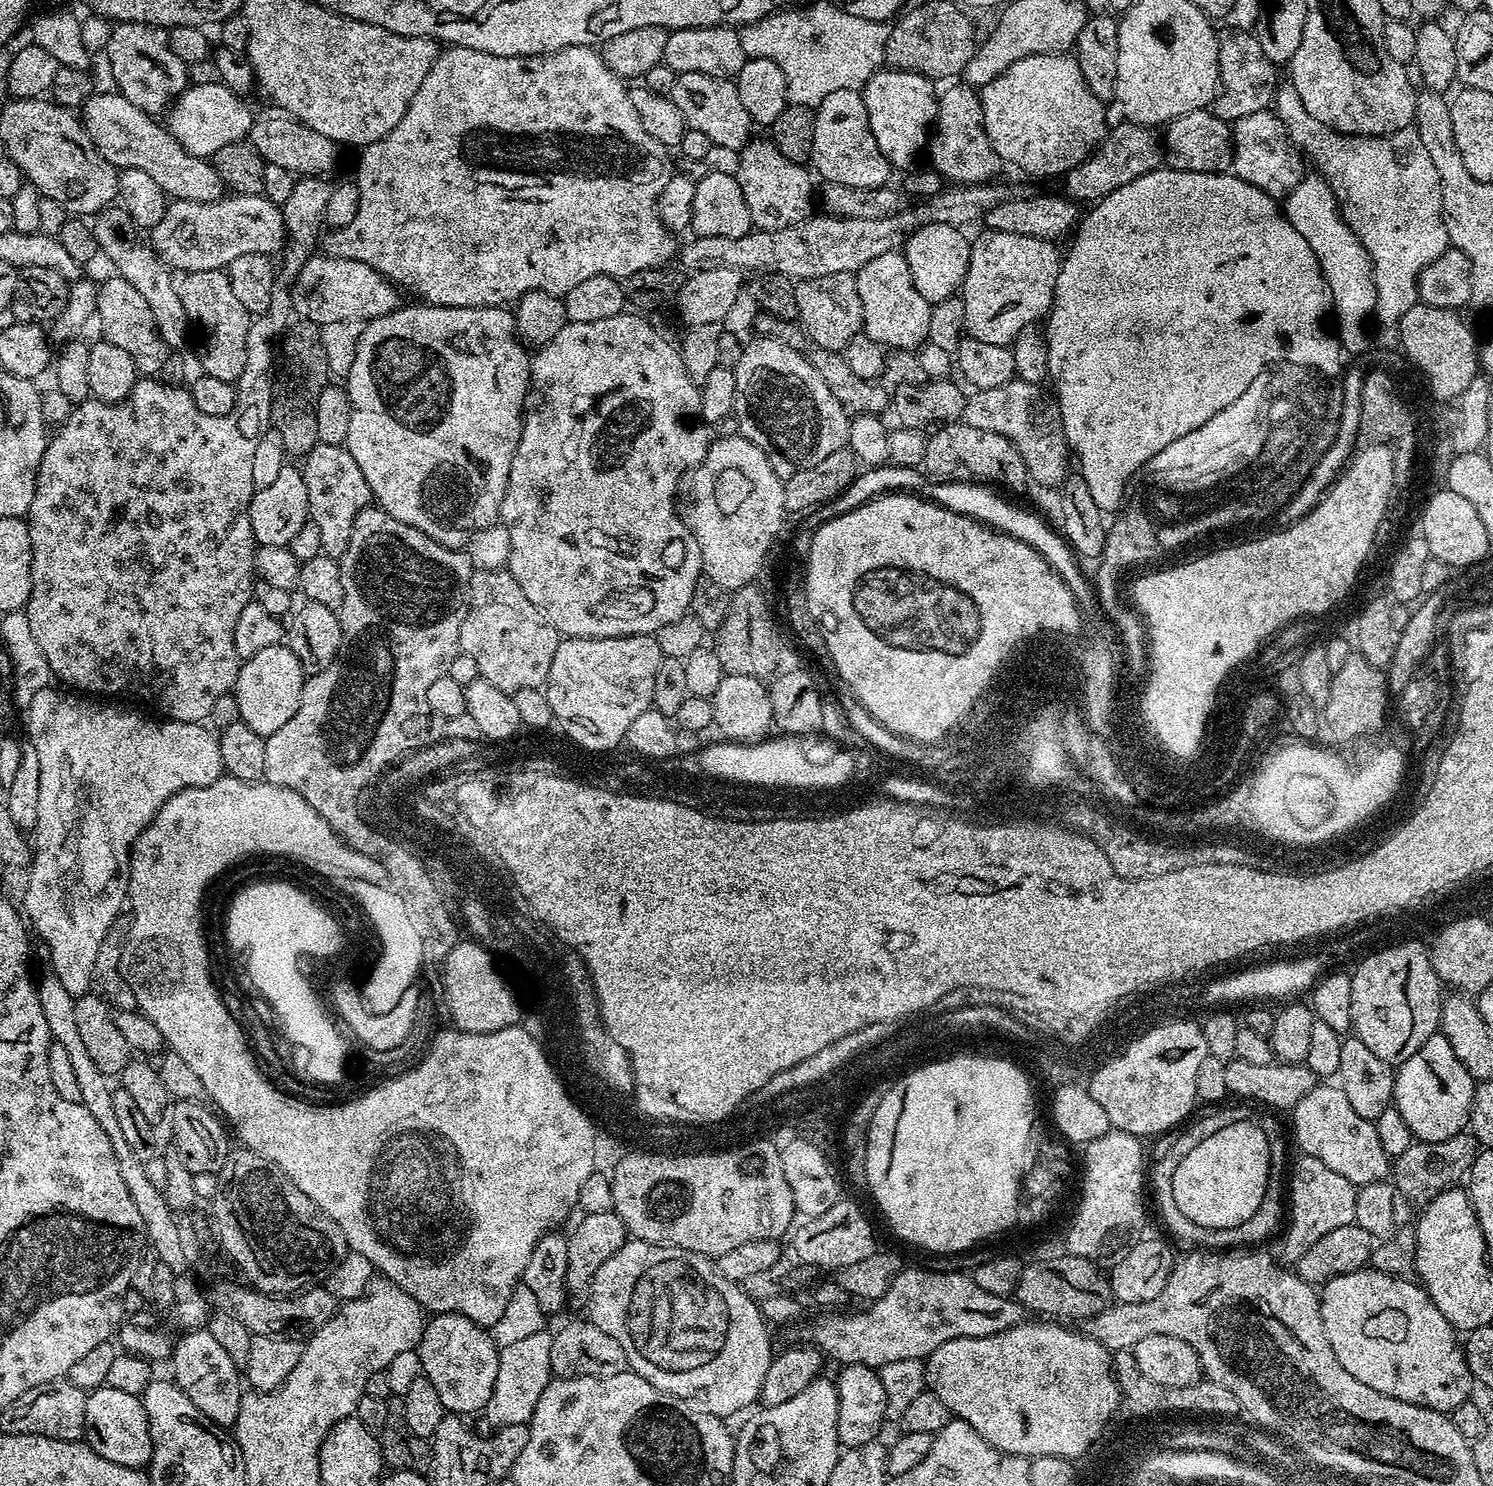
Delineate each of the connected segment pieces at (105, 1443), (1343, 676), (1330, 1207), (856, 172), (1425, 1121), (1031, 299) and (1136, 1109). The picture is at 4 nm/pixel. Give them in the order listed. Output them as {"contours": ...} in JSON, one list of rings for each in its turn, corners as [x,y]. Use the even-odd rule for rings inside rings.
{"contours":[[[[101,1386],[87,1393],[82,1436],[98,1455],[110,1458],[110,1462],[118,1462],[118,1466],[143,1469],[152,1459],[152,1443],[144,1401],[140,1396],[126,1394],[126,1390]]],[[[1362,655],[1346,658],[1342,670],[1333,672],[1330,698],[1322,710],[1322,724],[1333,736],[1333,741],[1349,740],[1355,742],[1364,739],[1365,732],[1372,732],[1379,727],[1380,717],[1383,716],[1385,669],[1376,668]]],[[[1303,1154],[1297,1155],[1297,1160],[1294,1159],[1291,1161],[1290,1164],[1290,1178],[1292,1174],[1292,1185],[1290,1183],[1287,1185],[1286,1188],[1286,1200],[1287,1203],[1290,1205],[1290,1220],[1292,1216],[1292,1225],[1288,1228],[1288,1233],[1284,1236],[1284,1256],[1283,1259],[1288,1262],[1295,1262],[1302,1258],[1302,1254],[1306,1254],[1306,1250],[1310,1246],[1314,1246],[1314,1242],[1318,1242],[1318,1238],[1323,1238],[1325,1234],[1330,1234],[1330,1230],[1338,1230],[1338,1226],[1346,1226],[1347,1224],[1355,1224],[1356,1223],[1356,1189],[1357,1185],[1352,1184],[1346,1178],[1342,1177],[1340,1174],[1337,1173],[1335,1170],[1330,1170],[1329,1166],[1326,1166],[1325,1163],[1320,1162],[1318,1158],[1305,1156]]],[[[855,88],[834,90],[834,94],[826,94],[826,98],[822,98],[815,113],[814,150],[810,161],[814,172],[816,167],[815,175],[820,175],[821,181],[829,184],[885,187],[889,183],[890,165],[882,150],[878,150],[878,142],[874,142],[863,95]]],[[[1443,1034],[1426,1038],[1422,1046],[1394,1072],[1396,1081],[1392,1091],[1394,1107],[1402,1114],[1406,1126],[1410,1126],[1416,1140],[1442,1142],[1454,1134],[1465,1131],[1468,1115],[1472,1113],[1472,1099],[1477,1081],[1458,1062],[1454,1046]]],[[[981,231],[977,240],[971,241],[970,266],[966,270],[962,295],[966,306],[967,335],[978,338],[978,342],[994,342],[1011,345],[1026,326],[1037,323],[1052,311],[1052,299],[1060,273],[1060,252],[1055,243],[1042,238],[1026,238],[1026,234],[1006,234],[1005,232]]],[[[1192,1018],[1169,1019],[1141,1031],[1133,1044],[1127,1055],[1094,1076],[1095,1082],[1088,1080],[1086,1087],[1106,1110],[1112,1128],[1141,1138],[1171,1133],[1193,1115],[1192,1107],[1198,1104],[1195,1078],[1206,1053],[1201,1025]]]]}

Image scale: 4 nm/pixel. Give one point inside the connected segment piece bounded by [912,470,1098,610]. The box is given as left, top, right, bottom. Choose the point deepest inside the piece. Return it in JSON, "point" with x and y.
{"point":[983,500]}

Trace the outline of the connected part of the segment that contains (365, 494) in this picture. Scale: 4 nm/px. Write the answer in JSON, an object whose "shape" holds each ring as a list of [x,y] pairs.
{"shape":[[[317,442],[308,455],[303,457],[302,471],[306,482],[308,519],[314,526],[318,526],[322,537],[320,551],[323,555],[339,558],[346,554],[354,518],[358,518],[361,510],[373,503],[370,486],[366,478],[362,478],[362,470],[348,453],[347,447],[338,444]]]}

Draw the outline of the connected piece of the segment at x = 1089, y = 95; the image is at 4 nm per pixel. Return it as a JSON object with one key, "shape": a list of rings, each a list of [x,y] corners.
{"shape":[[[1051,52],[1022,58],[998,74],[994,82],[979,89],[979,94],[984,133],[990,138],[994,150],[1004,159],[1005,165],[1017,164],[1032,176],[1063,177],[1065,172],[1077,168],[1095,152],[1110,127],[1110,120],[1104,117],[1105,101],[1095,96],[1090,86],[1086,86],[1082,70],[1072,54]]]}

